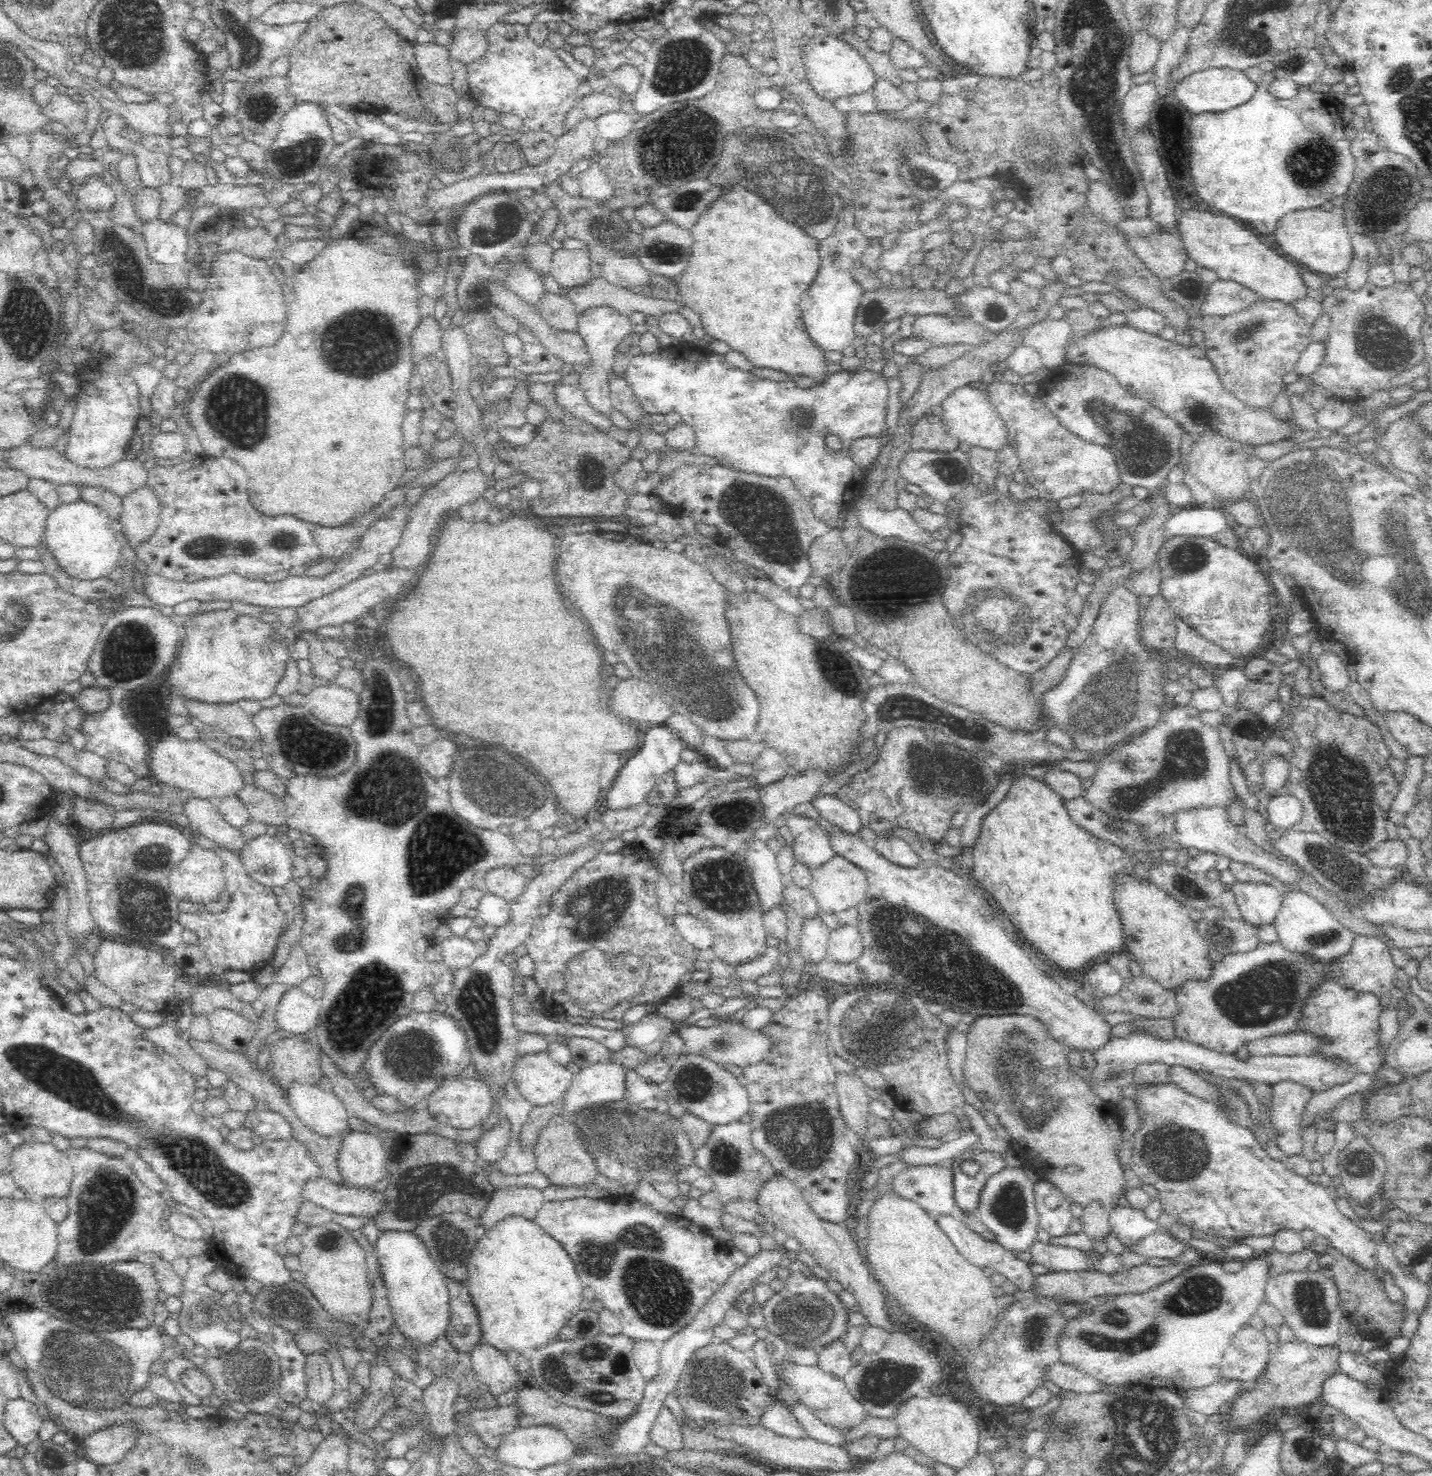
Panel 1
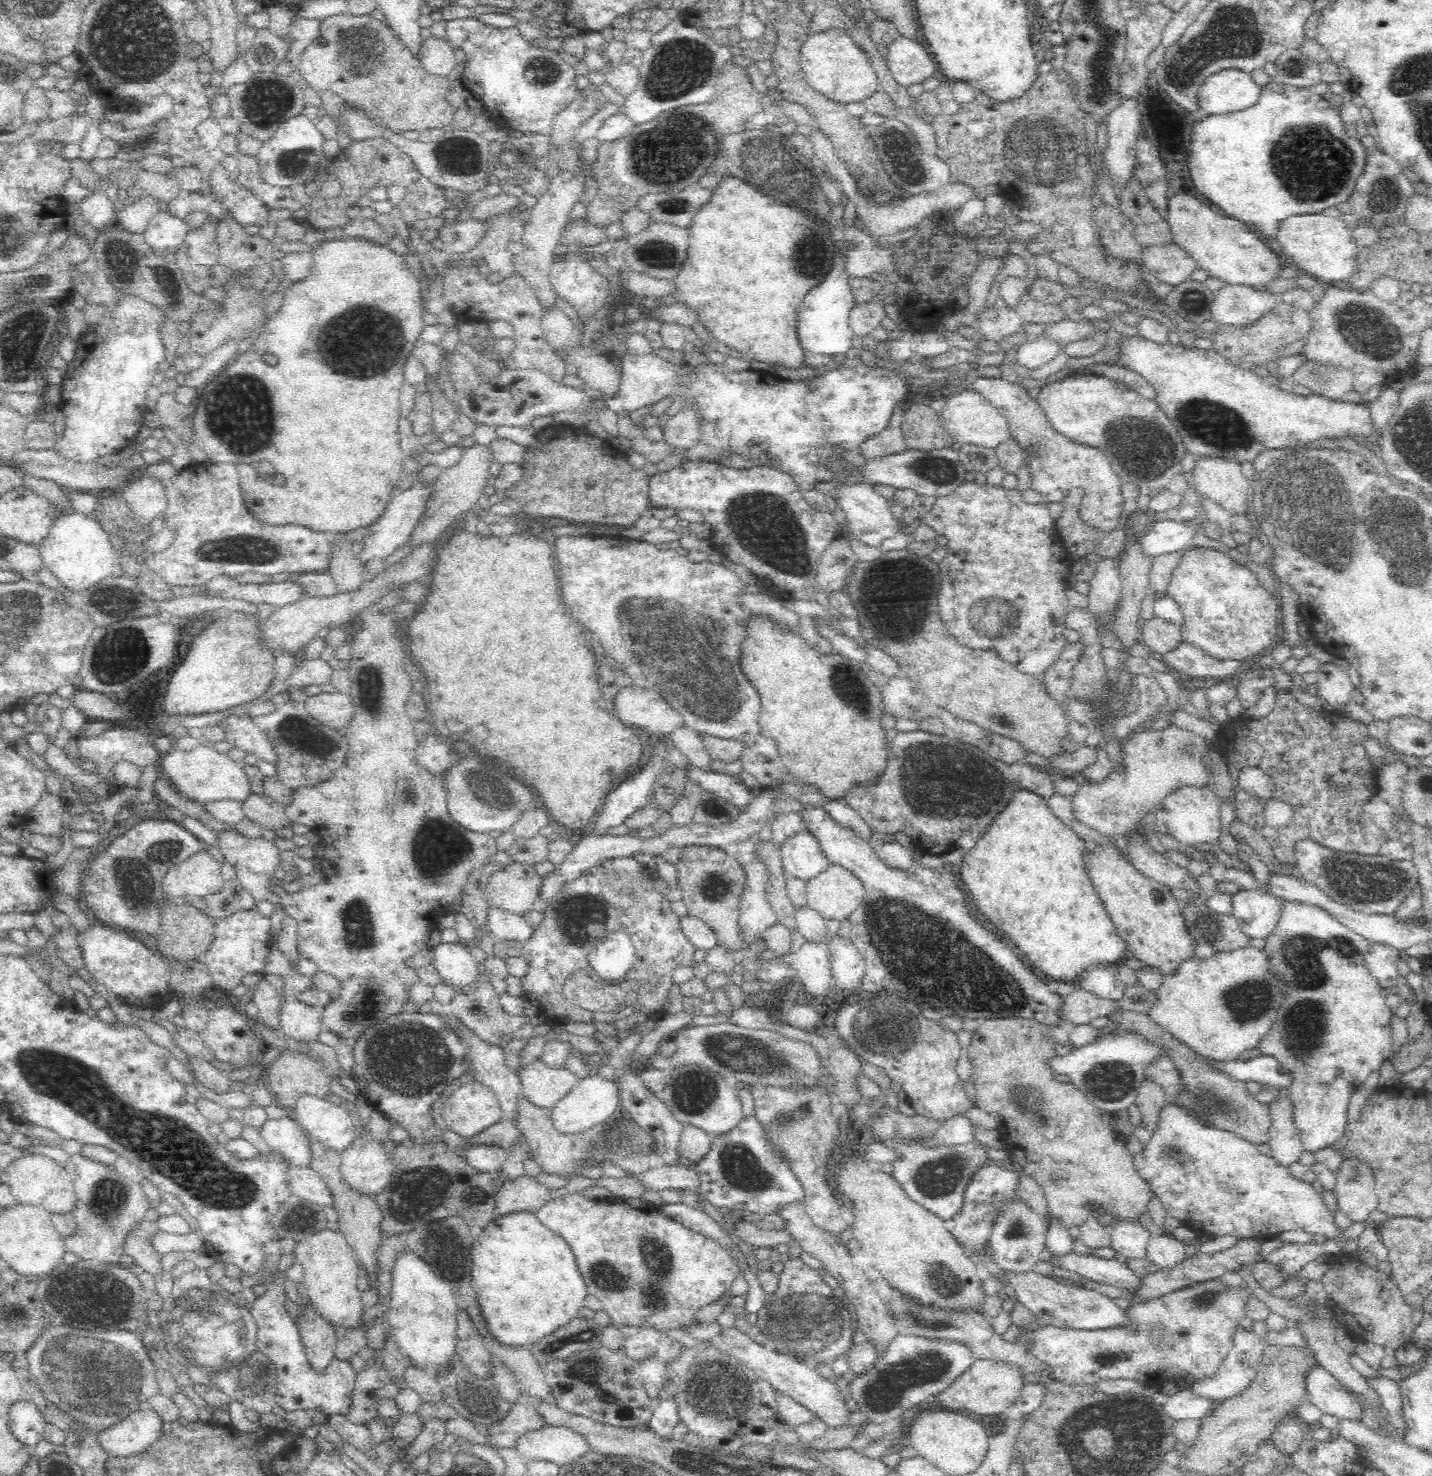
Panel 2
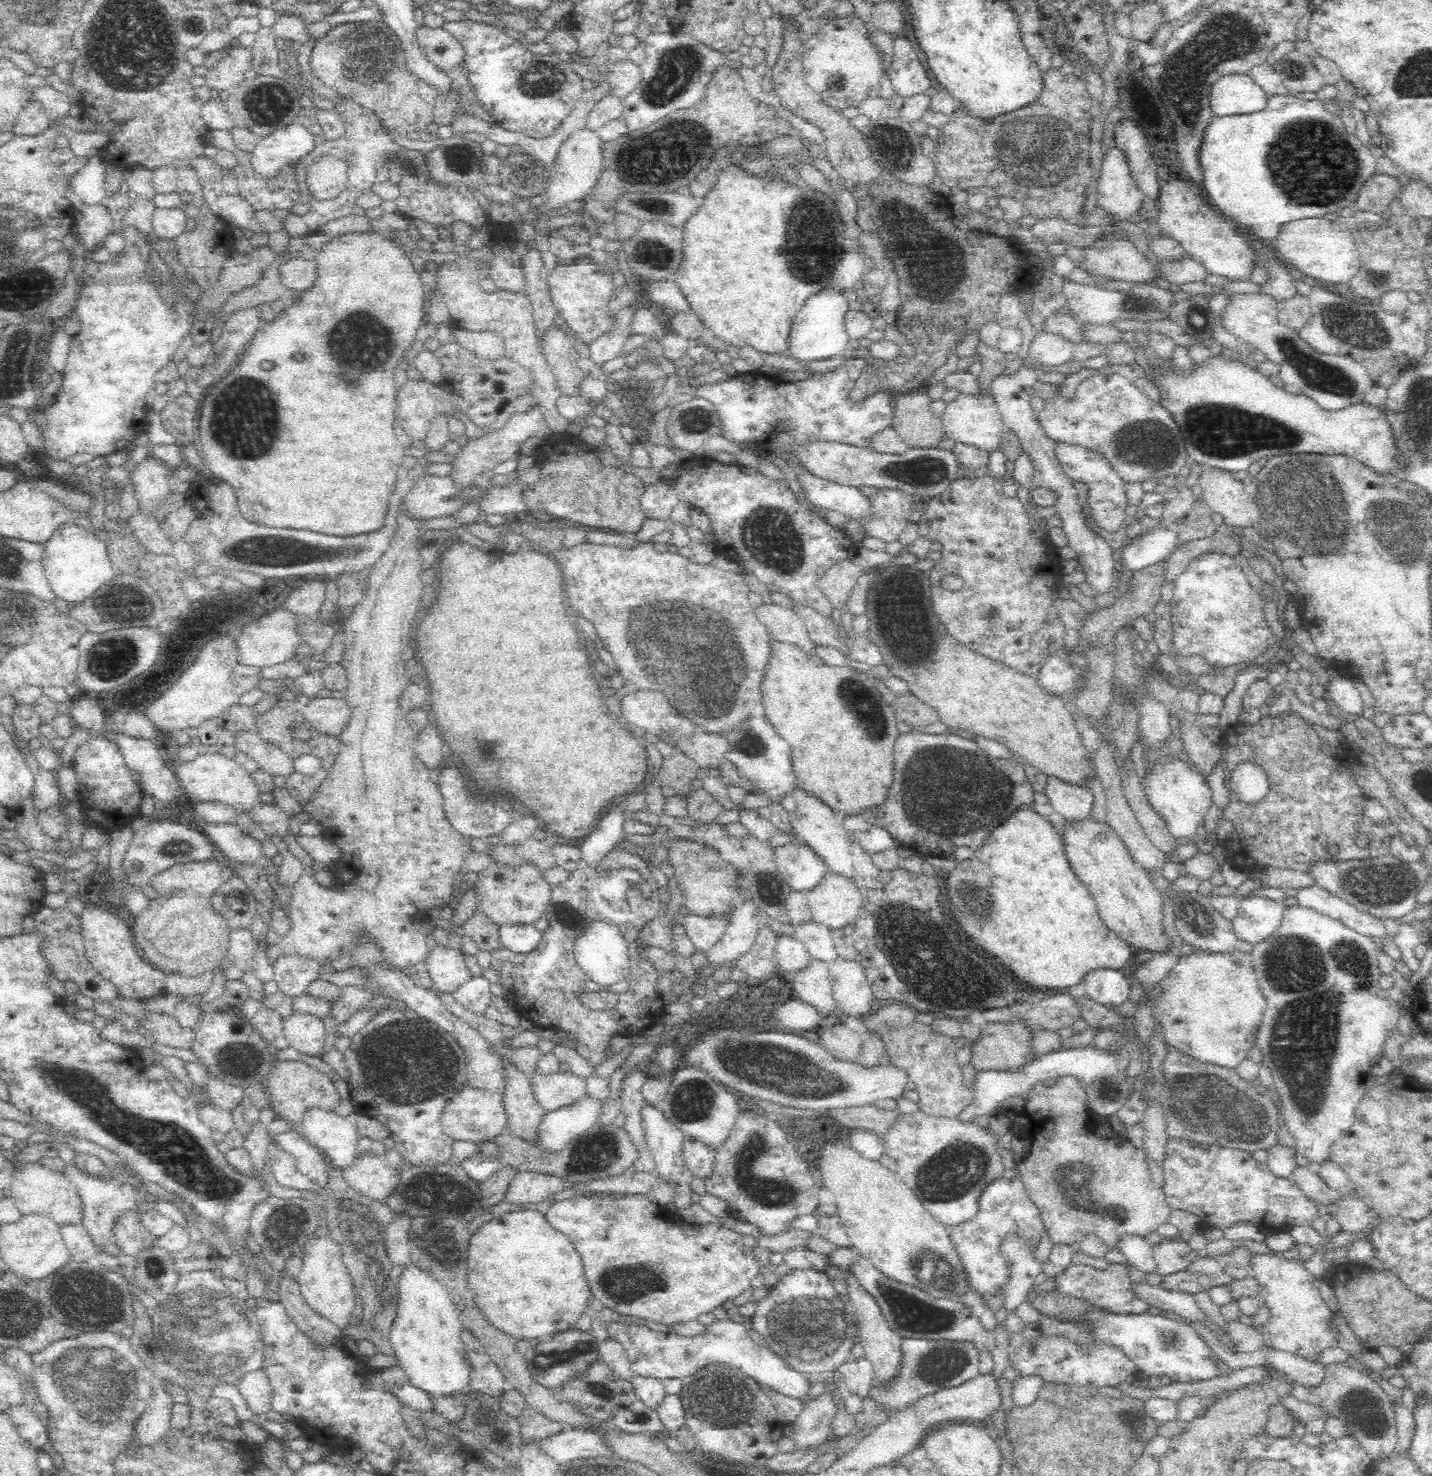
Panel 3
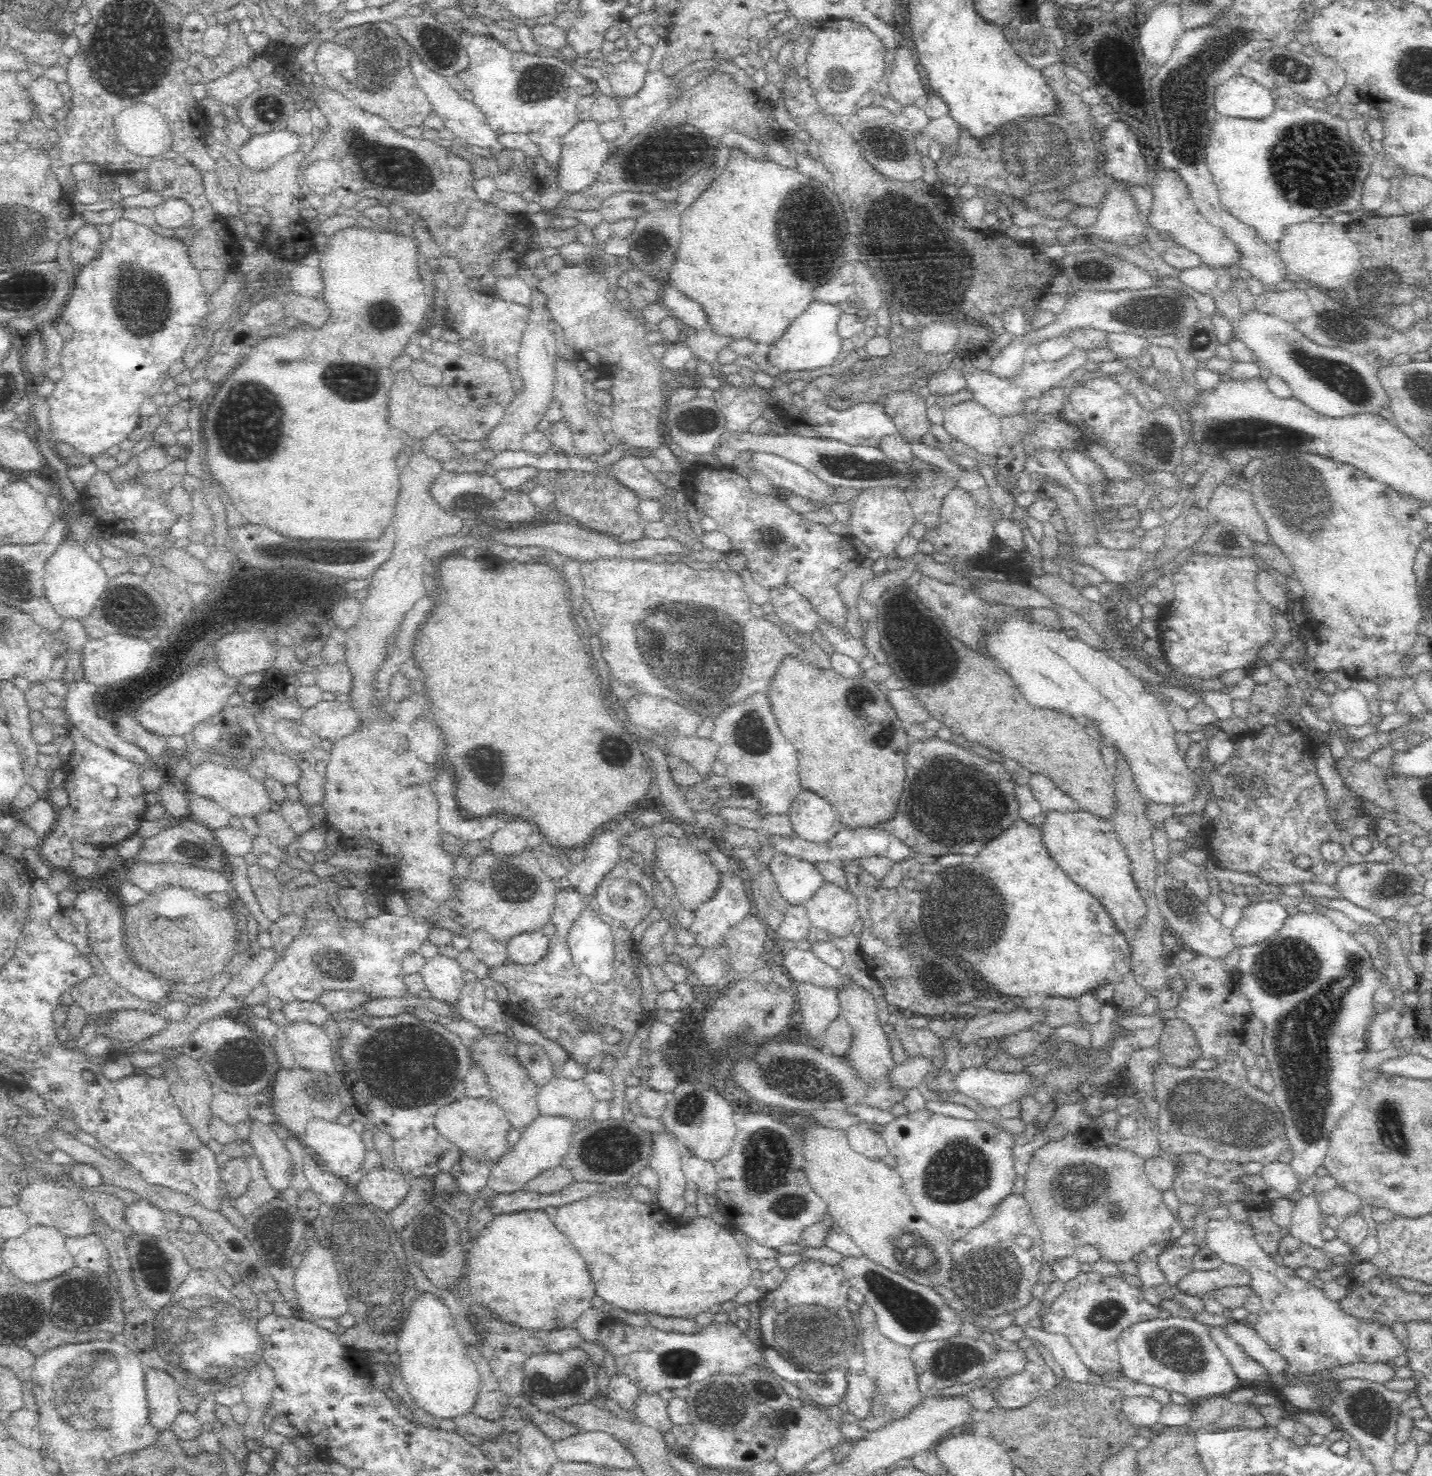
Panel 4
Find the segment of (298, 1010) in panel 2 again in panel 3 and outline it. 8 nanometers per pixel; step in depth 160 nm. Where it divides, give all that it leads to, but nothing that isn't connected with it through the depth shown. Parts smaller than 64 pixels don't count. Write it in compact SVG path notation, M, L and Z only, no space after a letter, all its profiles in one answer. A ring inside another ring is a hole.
M292 1013L284 1020L283 1032L290 1043L290 1048L304 1056L321 1056L326 1052L324 1022L316 1016Z

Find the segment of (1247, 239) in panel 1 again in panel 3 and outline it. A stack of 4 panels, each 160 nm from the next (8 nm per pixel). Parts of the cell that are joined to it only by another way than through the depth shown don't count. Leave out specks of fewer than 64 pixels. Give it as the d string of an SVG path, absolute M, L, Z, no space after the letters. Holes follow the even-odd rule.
M1181 178L1158 180L1158 196L1156 196L1158 212L1156 223L1166 236L1179 242L1191 259L1203 264L1203 267L1220 279L1249 278L1255 266L1254 251L1246 245L1246 241L1234 235L1232 226L1217 220L1202 199L1190 191L1190 186Z

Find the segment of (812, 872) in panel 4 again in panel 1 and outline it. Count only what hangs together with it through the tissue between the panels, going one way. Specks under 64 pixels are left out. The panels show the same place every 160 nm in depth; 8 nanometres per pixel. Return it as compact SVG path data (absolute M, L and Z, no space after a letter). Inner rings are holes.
M790 814L787 826L793 836L792 856L794 862L808 870L826 864L834 853L828 843L828 828L815 815L798 817Z

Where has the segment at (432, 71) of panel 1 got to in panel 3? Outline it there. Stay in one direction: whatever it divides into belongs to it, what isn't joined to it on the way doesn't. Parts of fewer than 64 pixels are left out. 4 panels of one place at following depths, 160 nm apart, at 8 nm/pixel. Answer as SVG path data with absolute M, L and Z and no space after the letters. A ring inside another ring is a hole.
M418 26L414 30L414 37L429 62L444 73L448 74L464 63L465 48L450 30L444 27Z

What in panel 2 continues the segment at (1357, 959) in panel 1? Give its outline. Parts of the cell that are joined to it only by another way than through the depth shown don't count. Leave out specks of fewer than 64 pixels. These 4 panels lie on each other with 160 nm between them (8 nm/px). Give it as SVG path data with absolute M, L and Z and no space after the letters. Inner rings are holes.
M1376 944L1372 948L1372 953L1367 957L1368 968L1383 987L1393 989L1398 977L1401 976L1396 964L1400 956L1401 953L1393 947Z

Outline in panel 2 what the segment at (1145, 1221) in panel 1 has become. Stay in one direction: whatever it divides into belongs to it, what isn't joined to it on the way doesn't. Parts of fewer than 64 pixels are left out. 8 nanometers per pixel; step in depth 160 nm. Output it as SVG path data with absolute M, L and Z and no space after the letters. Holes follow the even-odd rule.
M1119 1222L1110 1231L1111 1247L1128 1260L1147 1258L1147 1246L1151 1234L1140 1223Z

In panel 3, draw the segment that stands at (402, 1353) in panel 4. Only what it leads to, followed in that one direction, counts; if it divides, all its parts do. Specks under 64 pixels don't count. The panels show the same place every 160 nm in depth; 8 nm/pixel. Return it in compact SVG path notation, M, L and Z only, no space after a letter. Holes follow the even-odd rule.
M412 1262L404 1266L398 1286L401 1296L397 1310L398 1316L394 1321L389 1339L394 1355L398 1359L398 1365L404 1372L405 1381L417 1390L425 1392L429 1398L431 1396L432 1398L462 1397L470 1386L472 1369L462 1340L462 1323L446 1289L434 1277L420 1270Z

